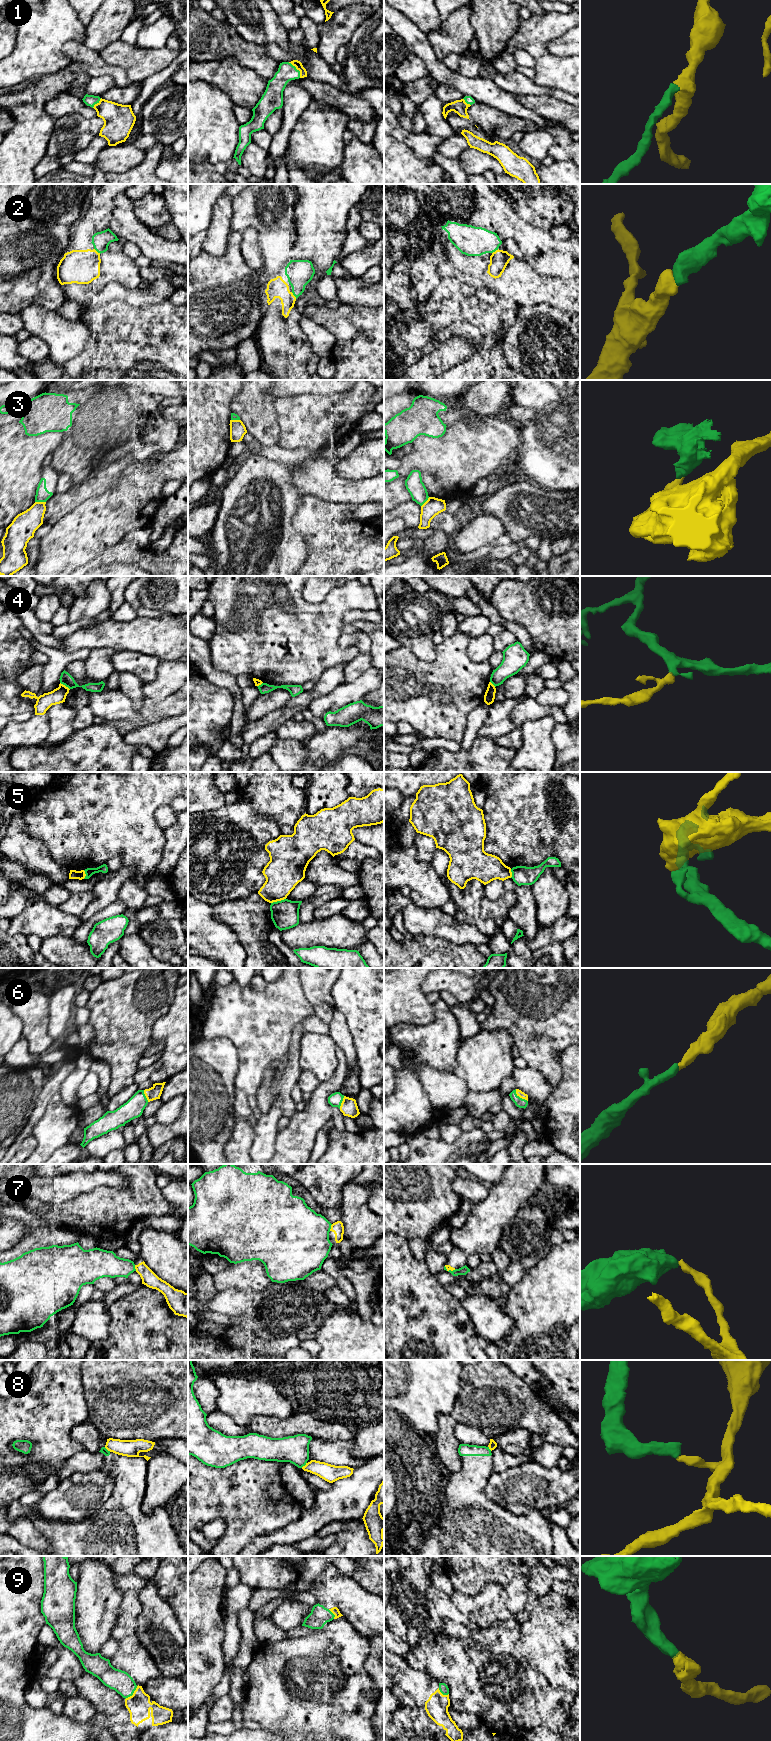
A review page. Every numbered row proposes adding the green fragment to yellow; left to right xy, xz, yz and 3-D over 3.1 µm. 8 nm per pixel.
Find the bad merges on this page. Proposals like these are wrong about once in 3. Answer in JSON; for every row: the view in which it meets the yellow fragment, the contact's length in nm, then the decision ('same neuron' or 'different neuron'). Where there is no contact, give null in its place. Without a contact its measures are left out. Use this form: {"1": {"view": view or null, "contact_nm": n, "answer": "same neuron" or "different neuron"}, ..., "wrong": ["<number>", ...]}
{"1": {"view": "xz", "contact_nm": 160, "answer": "same neuron"}, "2": {"view": "xz", "contact_nm": 70, "answer": "same neuron"}, "3": {"view": "xy", "contact_nm": 90, "answer": "different neuron"}, "4": {"view": "xy", "contact_nm": 100, "answer": "different neuron"}, "5": {"view": "xz", "contact_nm": 130, "answer": "different neuron"}, "6": {"view": "yz", "contact_nm": 140, "answer": "same neuron"}, "7": {"view": "xz", "contact_nm": 60, "answer": "different neuron"}, "8": {"view": "xz", "contact_nm": 60, "answer": "different neuron"}, "9": {"view": "xy", "contact_nm": 150, "answer": "same neuron"}, "wrong": ["3", "4", "5", "7", "8"]}

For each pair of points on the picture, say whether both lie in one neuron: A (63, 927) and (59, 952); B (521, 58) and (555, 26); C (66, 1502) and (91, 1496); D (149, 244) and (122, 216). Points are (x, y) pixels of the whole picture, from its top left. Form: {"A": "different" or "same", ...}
{"A": "different", "B": "different", "C": "same", "D": "same"}

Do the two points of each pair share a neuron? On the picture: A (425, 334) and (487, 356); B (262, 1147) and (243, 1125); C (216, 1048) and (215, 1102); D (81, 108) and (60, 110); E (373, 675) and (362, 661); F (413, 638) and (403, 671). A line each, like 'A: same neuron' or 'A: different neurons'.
A: different neurons
B: different neurons
C: same neuron
D: same neuron
E: different neurons
F: different neurons

